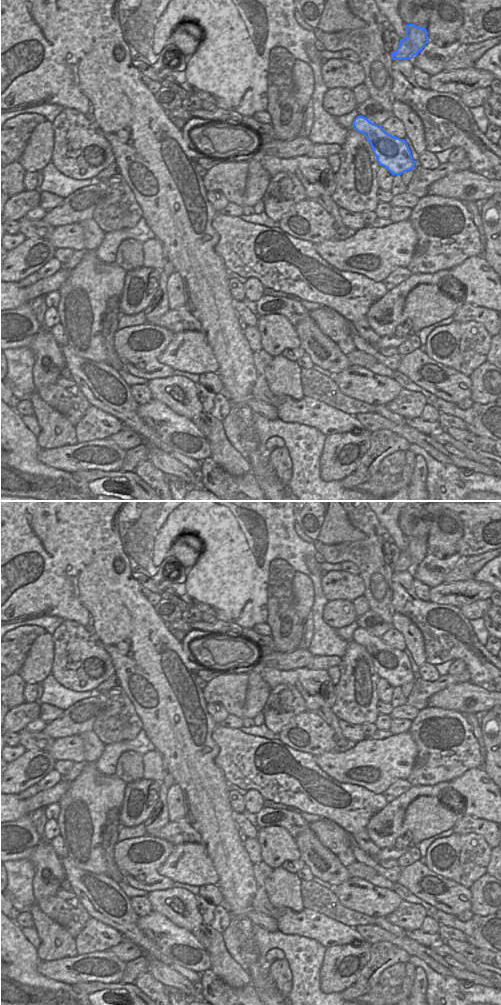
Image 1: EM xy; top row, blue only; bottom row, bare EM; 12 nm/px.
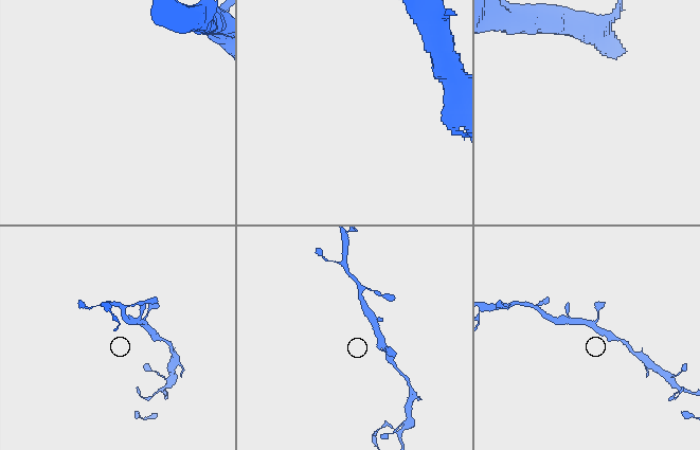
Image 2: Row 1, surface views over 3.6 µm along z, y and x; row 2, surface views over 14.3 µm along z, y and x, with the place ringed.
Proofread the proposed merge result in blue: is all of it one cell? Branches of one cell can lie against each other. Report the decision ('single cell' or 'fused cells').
single cell

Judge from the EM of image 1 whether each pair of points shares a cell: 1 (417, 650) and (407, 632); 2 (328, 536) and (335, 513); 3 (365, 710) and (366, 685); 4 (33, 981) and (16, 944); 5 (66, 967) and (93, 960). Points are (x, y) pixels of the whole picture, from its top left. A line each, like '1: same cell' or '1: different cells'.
1: same cell
2: same cell
3: same cell
4: same cell
5: same cell

